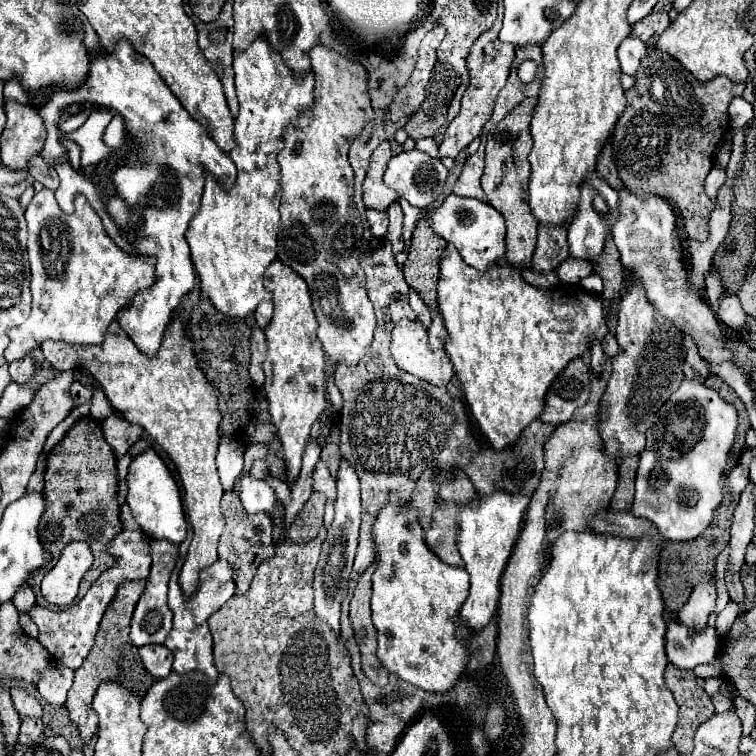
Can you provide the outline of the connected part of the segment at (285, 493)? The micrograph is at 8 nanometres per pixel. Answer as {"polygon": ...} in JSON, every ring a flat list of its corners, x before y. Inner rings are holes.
{"polygon":[[266,475,264,481,274,489,274,493,276,493,276,497,278,497,280,503,288,503,290,501,290,487,286,483,282,483,280,479,276,479,272,475]]}

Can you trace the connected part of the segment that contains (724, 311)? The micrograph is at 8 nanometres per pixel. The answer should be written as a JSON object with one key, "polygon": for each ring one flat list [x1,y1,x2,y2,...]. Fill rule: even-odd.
{"polygon":[[722,293,720,295,720,303,718,303,718,319,730,327,730,329,740,329,744,325,746,313,740,305,740,299,732,293]]}

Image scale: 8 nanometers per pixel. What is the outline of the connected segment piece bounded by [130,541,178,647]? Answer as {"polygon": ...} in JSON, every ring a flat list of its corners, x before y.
{"polygon":[[154,541,152,545,152,569,150,577,146,579,146,589,136,605,134,617,132,617,132,629,130,629,130,639,136,647,144,645,162,645,166,635,172,629,172,611,166,603,166,593,168,593,168,581,170,573,178,561,178,547,168,543,168,541]]}

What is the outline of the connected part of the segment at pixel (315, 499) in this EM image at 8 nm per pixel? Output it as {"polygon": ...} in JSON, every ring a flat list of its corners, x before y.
{"polygon":[[314,491,310,495,310,499,306,501,302,513,296,516,290,531,288,531,288,537,294,543,304,543,304,541,310,541,318,535,320,525,322,525,322,515,324,515,324,503,326,503,324,493]]}

